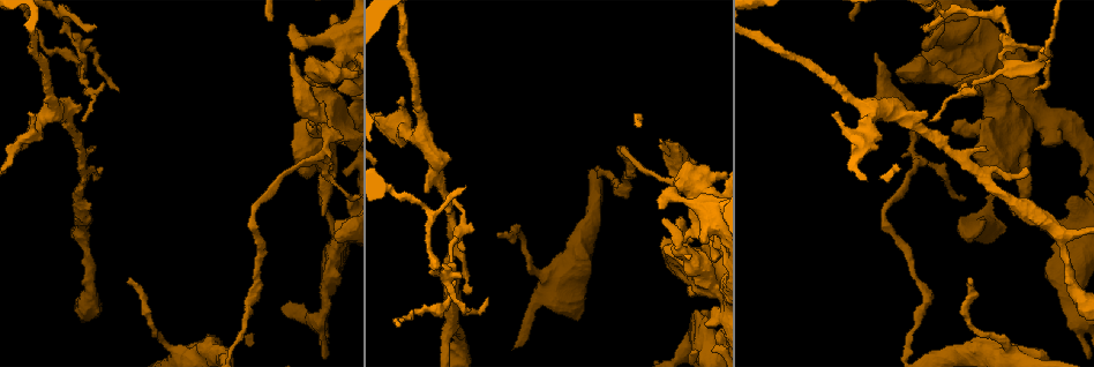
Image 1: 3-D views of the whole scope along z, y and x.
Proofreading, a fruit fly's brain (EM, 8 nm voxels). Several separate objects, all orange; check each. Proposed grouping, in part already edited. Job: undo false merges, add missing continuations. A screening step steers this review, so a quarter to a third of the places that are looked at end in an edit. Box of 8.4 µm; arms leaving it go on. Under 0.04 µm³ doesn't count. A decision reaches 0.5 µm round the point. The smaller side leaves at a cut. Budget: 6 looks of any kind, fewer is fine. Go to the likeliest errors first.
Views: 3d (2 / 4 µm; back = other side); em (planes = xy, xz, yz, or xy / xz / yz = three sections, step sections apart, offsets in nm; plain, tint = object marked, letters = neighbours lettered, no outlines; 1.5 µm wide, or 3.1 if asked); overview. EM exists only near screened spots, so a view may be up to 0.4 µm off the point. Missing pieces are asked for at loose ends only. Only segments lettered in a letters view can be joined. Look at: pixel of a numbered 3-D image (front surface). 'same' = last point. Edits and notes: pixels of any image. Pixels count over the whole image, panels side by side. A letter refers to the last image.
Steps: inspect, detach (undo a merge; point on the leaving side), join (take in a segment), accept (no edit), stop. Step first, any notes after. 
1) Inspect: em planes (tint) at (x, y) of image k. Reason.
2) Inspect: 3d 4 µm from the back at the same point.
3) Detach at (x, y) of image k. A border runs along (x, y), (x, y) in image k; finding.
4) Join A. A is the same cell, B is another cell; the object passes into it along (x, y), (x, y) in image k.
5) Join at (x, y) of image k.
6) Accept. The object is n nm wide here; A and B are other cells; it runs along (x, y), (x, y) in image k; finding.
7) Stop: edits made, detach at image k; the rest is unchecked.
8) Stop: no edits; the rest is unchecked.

Inspect: em planes (letters) at (877, 147) of image 1. Free end.

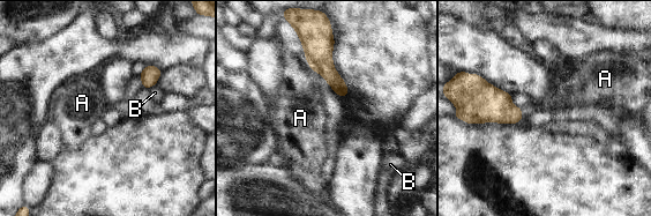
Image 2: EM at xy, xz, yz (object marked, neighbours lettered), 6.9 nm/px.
Accept. A and B are other cells; a border runs along (454, 104), (457, 109), (454, 114) in image 2; none of them fits.

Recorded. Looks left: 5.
Inspect: 3d 4 µm at (128, 279) of image 1. End of a long branch.

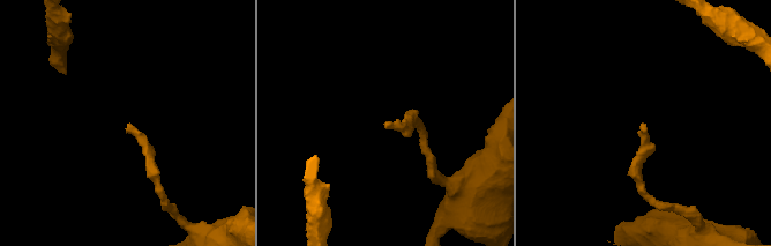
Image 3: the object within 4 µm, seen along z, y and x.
Inspect: em planes (tint) at (387, 128) of image 3. Shape alone is not enough.

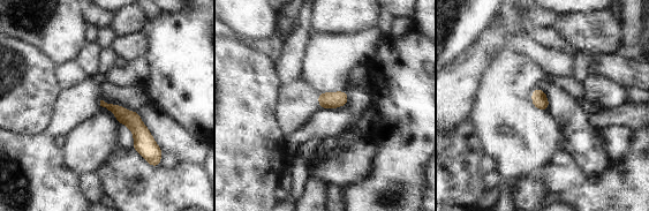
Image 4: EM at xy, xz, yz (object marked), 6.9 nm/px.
Inspect: em planes (letters) at the same point. See the neighbours.

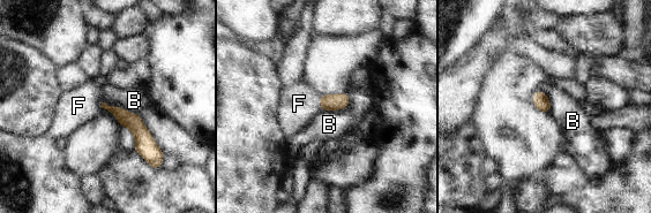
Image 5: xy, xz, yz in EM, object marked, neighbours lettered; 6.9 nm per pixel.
Join F. F is the same cell, B is another cell; the object passes into it along (330, 101), (320, 104), (299, 104) in image 5; it goes on there.

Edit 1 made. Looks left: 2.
Inspect: overview.

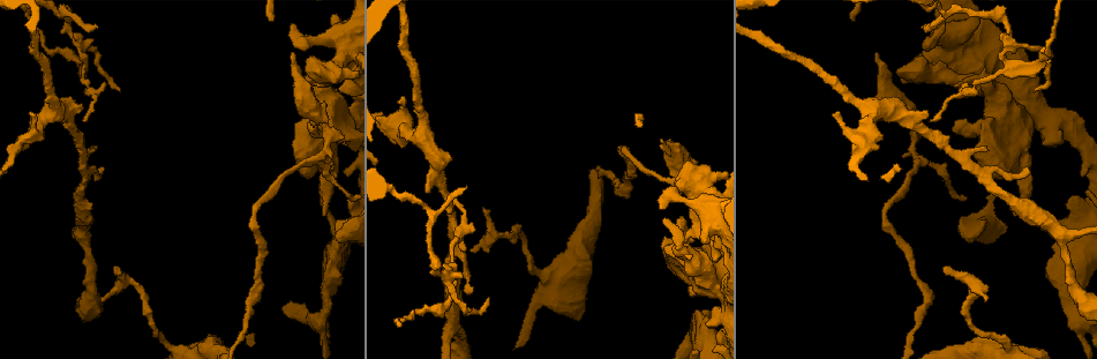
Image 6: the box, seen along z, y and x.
Inspect: em planes (letters) at (902, 81) of image 6. Stops while still wide.

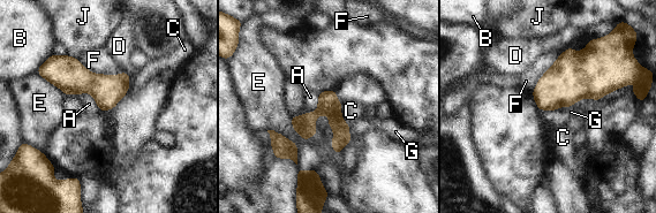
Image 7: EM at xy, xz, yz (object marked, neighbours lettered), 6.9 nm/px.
Accept. A, B, C, D, E, F, G and J are other cells; a border runs along (538, 108), (556, 109) in image 7; none of them fits.

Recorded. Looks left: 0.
Stop: edits made, join at image 5; the rest is unchecked.

